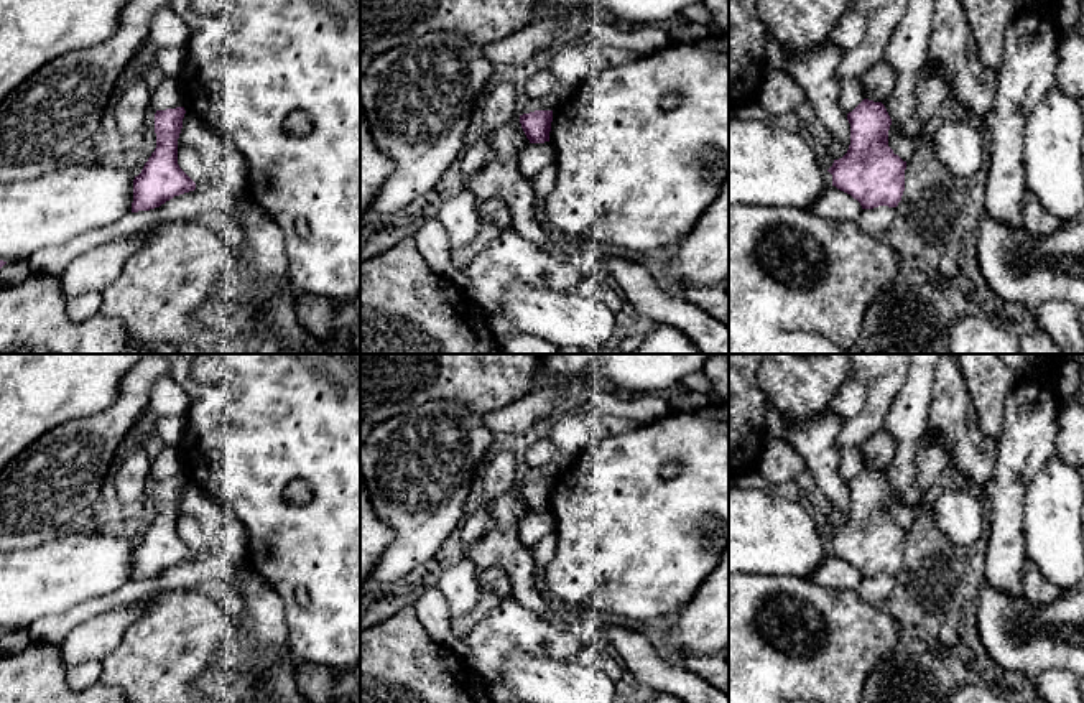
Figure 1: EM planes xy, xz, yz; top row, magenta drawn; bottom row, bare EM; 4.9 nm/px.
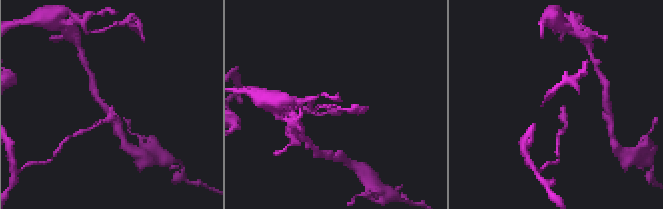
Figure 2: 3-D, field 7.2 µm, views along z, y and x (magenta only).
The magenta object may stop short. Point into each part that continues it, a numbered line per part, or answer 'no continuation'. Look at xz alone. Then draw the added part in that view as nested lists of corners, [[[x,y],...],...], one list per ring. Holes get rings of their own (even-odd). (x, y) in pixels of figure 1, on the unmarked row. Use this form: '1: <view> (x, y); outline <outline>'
no continuation

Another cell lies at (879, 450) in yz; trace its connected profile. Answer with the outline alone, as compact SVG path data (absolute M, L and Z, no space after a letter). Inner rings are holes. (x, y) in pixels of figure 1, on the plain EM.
M882 428L860 446L860 451L865 468L885 473L896 454L896 443L895 438Z

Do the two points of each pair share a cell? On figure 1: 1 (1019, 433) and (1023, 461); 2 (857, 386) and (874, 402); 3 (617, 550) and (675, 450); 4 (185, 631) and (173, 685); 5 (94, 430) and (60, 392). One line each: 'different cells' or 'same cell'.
1: same cell
2: different cells
3: same cell
4: same cell
5: different cells

